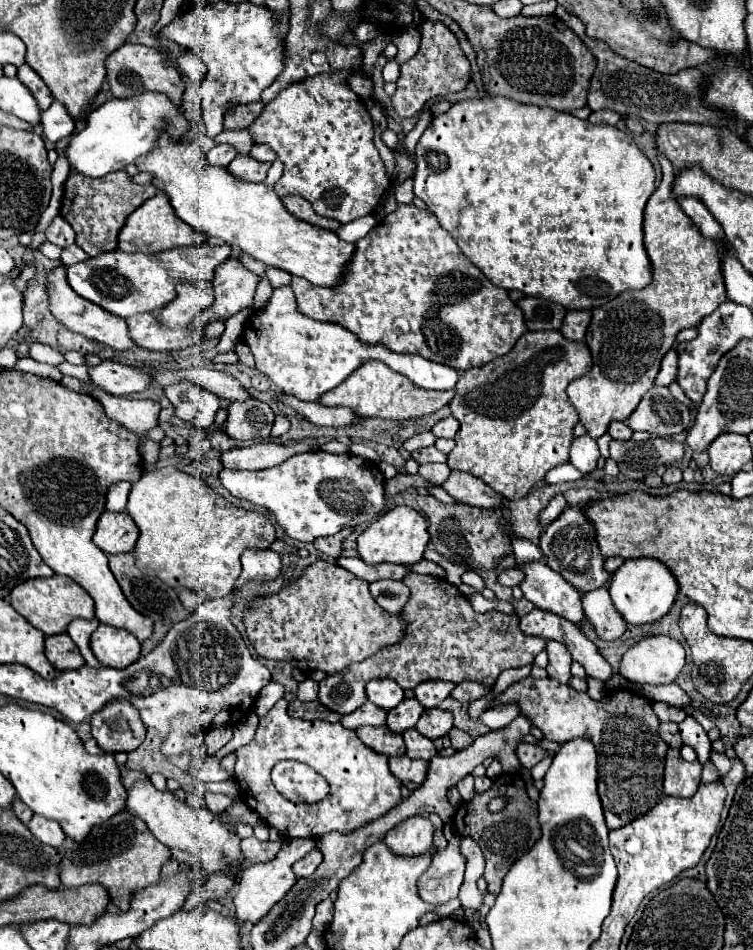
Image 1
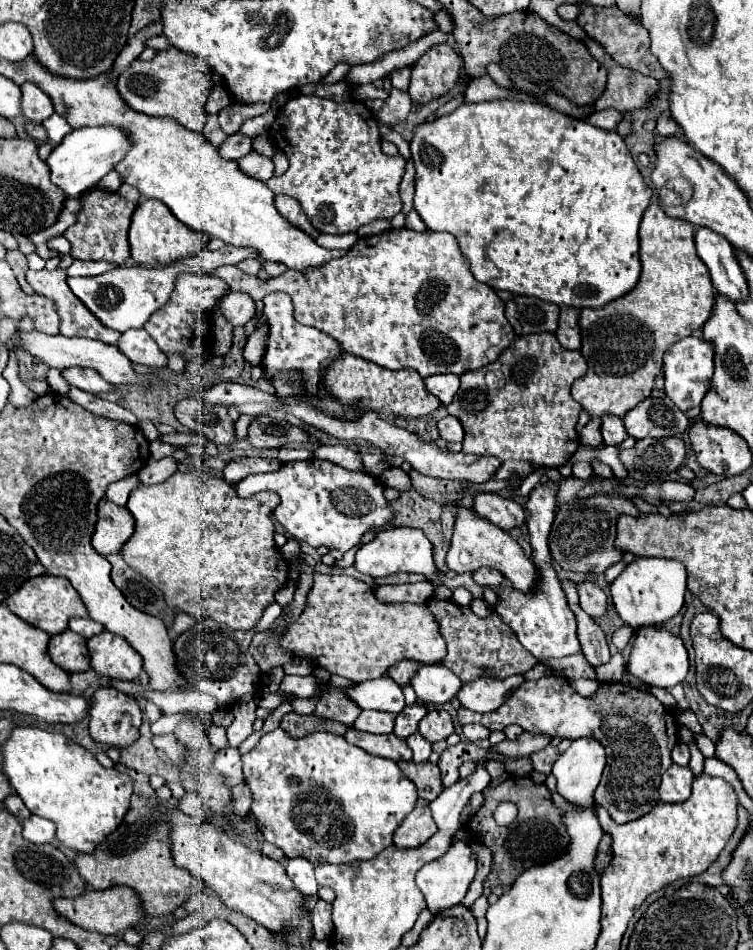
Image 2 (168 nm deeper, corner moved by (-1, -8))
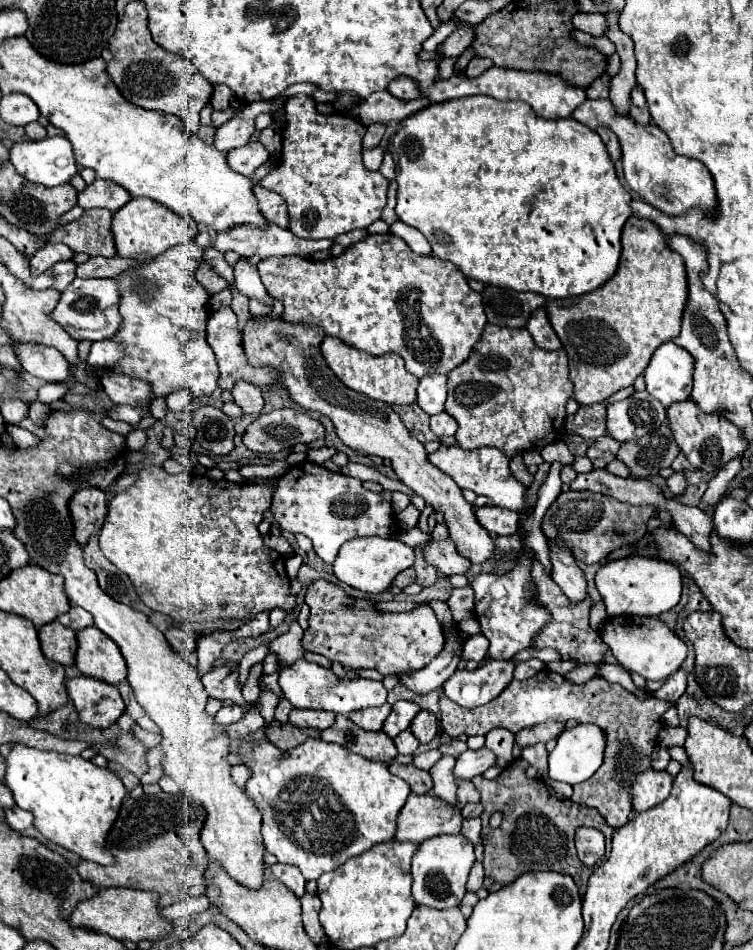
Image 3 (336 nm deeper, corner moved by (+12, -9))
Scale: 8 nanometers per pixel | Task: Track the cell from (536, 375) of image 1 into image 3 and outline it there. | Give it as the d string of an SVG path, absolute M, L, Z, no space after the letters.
M488 324L480 342L476 344L470 358L448 374L448 398L444 410L458 422L456 444L464 450L476 450L492 446L502 450L508 458L522 452L536 450L560 442L566 434L566 404L572 398L572 382L568 380L568 358L564 350L542 350L534 344L526 328L508 330L502 326Z

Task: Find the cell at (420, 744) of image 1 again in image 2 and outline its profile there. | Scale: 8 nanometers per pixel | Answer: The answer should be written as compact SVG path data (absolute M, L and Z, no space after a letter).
M413 733L411 737L405 739L407 745L413 749L413 761L421 763L421 761L427 761L429 755L431 755L431 743L425 741L419 733Z

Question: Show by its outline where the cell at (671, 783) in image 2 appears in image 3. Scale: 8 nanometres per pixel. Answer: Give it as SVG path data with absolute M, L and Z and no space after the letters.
M646 770L632 782L634 790L634 810L644 812L660 802L664 802L672 792L674 778L666 770Z

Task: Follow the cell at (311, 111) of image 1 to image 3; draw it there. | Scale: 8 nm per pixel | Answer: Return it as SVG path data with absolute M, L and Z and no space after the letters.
M296 94L284 106L284 130L282 130L282 162L264 176L258 184L280 194L288 204L290 232L300 238L330 238L350 232L354 228L368 228L376 222L386 206L388 180L380 172L372 172L362 164L362 138L366 126L348 114L320 114L312 96Z

